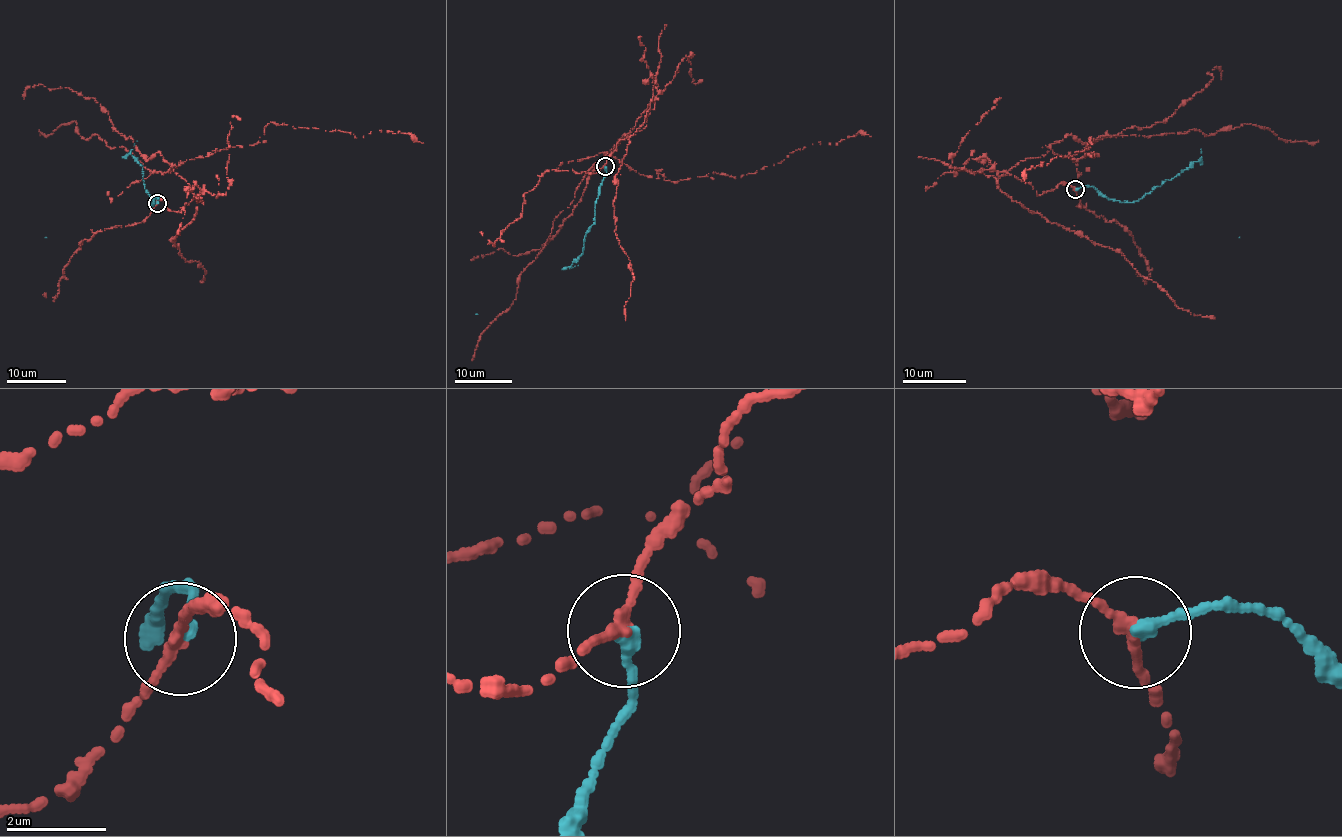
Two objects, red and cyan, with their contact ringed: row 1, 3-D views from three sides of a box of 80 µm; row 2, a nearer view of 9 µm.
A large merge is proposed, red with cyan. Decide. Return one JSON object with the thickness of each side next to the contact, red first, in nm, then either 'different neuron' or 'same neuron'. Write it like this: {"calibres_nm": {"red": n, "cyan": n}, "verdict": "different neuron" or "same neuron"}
{"calibres_nm": {"red": 200, "cyan": 280}, "verdict": "different neuron"}

